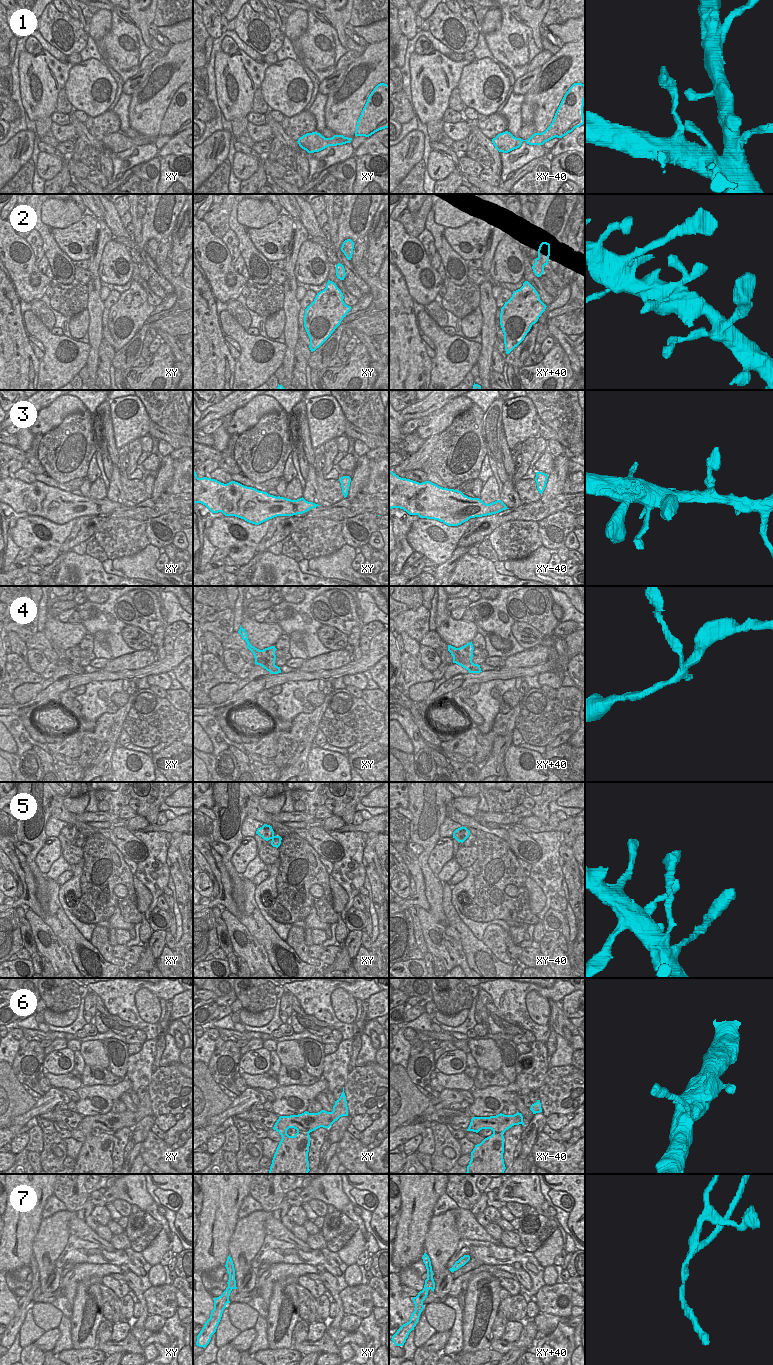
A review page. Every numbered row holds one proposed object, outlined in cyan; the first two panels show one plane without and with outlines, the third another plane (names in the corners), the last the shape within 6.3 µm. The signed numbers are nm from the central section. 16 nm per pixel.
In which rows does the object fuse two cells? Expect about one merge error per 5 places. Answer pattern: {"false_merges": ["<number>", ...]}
{"false_merges": ["7"]}

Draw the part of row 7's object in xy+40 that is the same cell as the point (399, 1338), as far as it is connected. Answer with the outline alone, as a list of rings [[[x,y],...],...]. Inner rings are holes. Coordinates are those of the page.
[[[434,1279],[428,1282],[425,1282],[424,1288],[422,1291],[418,1293],[418,1295],[412,1298],[415,1304],[415,1311],[412,1313],[410,1317],[410,1321],[403,1324],[397,1332],[392,1336],[392,1341],[396,1346],[403,1346],[408,1338],[409,1333],[414,1330],[416,1326],[420,1314],[424,1309],[423,1301],[428,1295],[428,1290],[431,1289],[434,1292],[435,1289],[435,1282]]]

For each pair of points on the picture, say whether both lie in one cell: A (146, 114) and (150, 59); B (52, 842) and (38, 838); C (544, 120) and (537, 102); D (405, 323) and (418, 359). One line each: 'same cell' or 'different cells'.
A: different cells
B: different cells
C: same cell
D: same cell

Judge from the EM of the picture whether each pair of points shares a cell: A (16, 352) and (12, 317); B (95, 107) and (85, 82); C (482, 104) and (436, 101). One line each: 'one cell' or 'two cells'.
A: one cell
B: one cell
C: two cells

